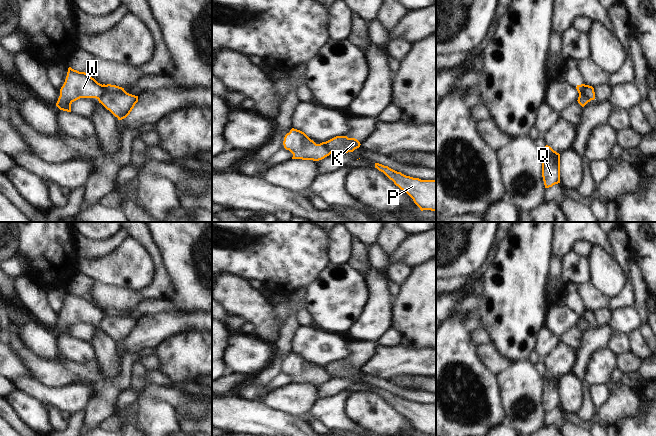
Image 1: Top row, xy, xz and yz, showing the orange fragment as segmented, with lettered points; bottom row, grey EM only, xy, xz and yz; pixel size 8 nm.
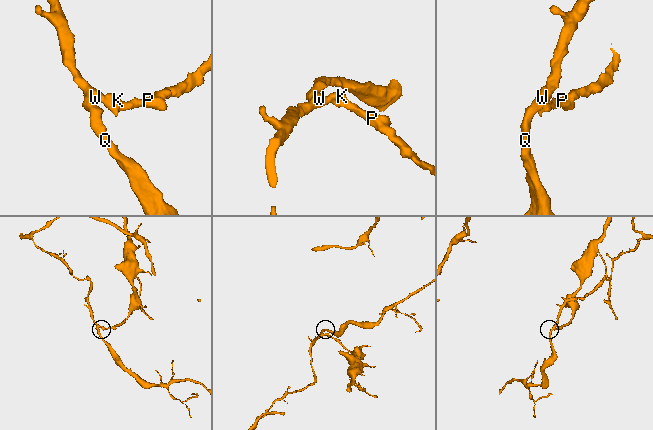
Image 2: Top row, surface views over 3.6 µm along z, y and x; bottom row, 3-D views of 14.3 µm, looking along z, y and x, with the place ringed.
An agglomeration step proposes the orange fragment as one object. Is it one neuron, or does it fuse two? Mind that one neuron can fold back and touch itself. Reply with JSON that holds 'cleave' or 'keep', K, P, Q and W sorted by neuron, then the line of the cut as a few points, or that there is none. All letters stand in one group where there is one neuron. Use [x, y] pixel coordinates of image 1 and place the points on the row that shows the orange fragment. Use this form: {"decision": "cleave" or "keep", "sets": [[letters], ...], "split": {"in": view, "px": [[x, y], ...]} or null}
{"decision": "cleave", "sets": [["K", "P"], ["Q", "W"]], "split": {"in": "yz", "px": [[585, 85], [585, 95], [591, 99]]}}

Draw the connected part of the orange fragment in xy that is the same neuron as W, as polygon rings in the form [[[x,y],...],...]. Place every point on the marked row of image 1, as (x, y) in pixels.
[[[68,68],[67,76],[60,89],[56,106],[63,111],[71,112],[71,104],[80,98],[99,99],[104,94],[102,84],[85,72]]]

